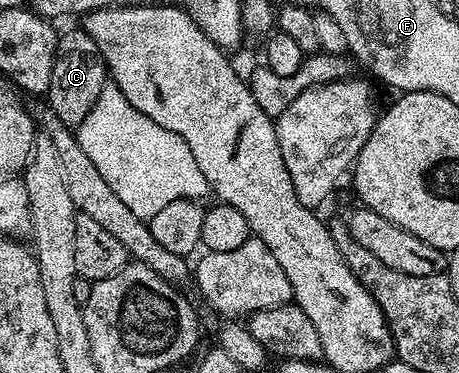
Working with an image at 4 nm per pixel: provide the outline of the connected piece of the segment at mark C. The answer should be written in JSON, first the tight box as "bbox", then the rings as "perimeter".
{"bbox":[45,27,109,127],"perimeter":[[[75,27],[67,34],[60,36],[55,43],[55,62],[53,63],[53,79],[45,94],[46,104],[68,127],[77,127],[93,111],[101,91],[109,84],[107,66],[99,53],[97,43],[82,27]]]}

